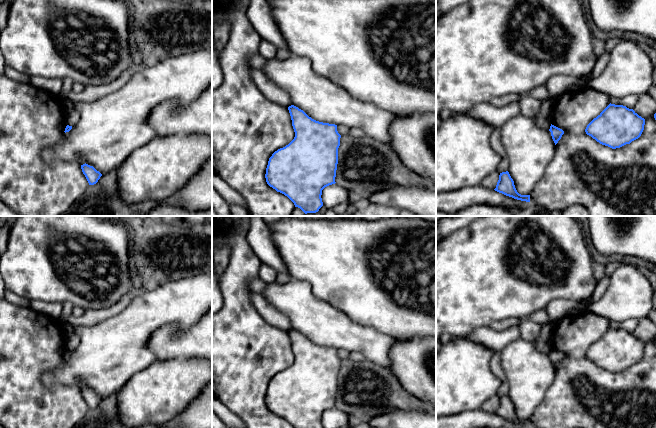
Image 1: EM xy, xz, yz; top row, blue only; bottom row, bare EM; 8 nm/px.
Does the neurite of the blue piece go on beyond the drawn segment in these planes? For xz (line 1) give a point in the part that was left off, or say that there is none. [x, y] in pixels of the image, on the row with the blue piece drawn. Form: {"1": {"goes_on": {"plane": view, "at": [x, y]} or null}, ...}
{"1": {"goes_on": null}}

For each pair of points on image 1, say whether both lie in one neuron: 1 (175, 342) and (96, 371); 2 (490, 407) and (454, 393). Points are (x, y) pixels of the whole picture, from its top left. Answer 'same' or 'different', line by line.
1: different
2: different

